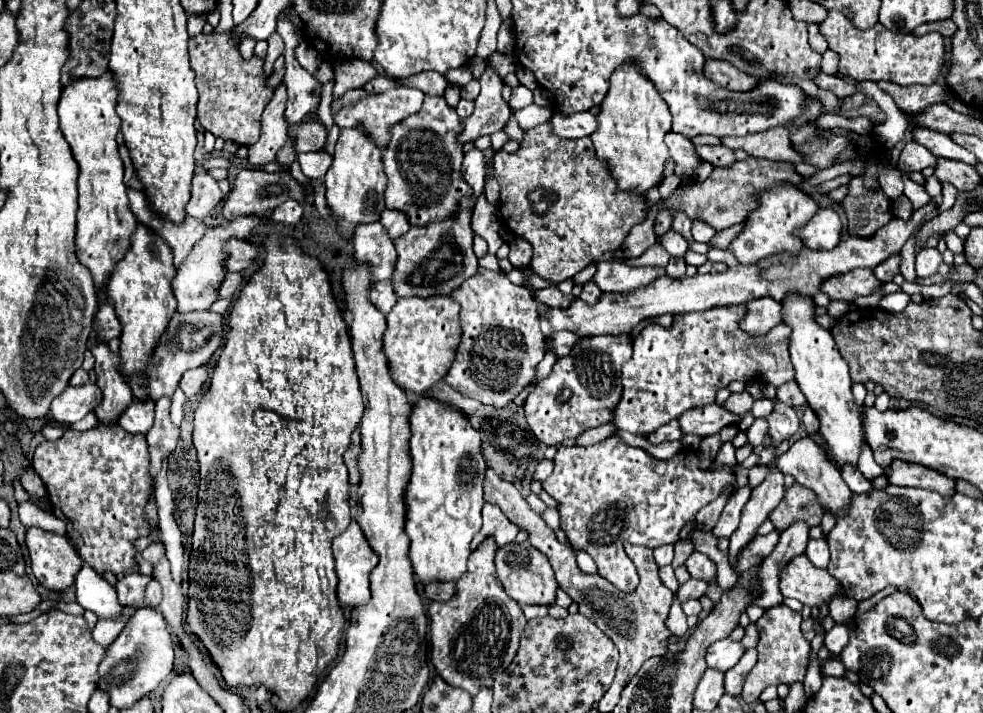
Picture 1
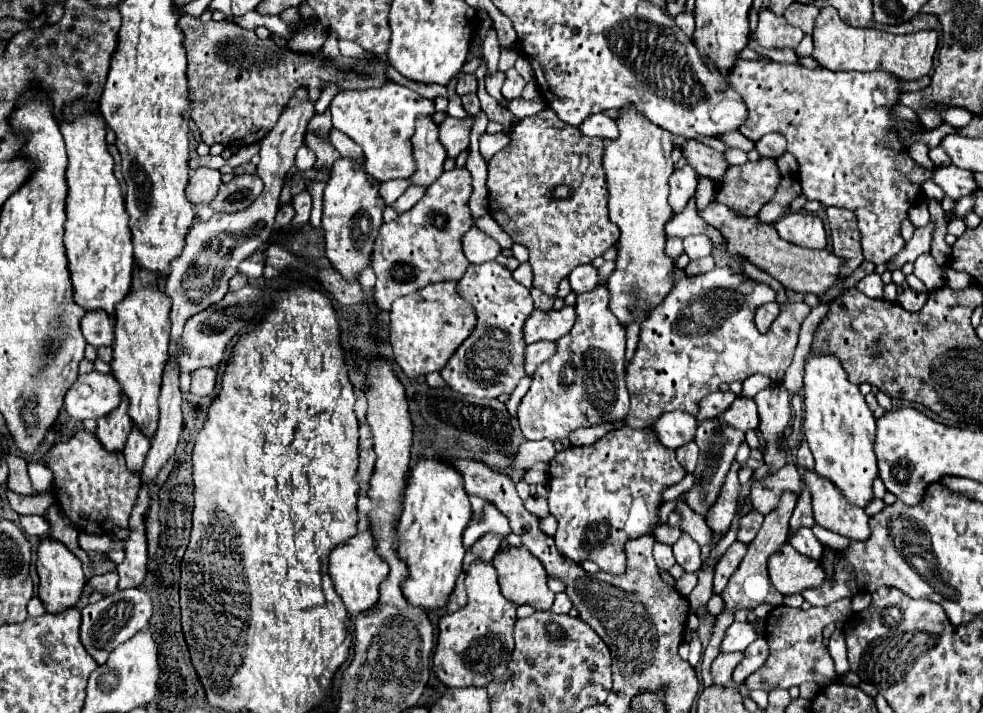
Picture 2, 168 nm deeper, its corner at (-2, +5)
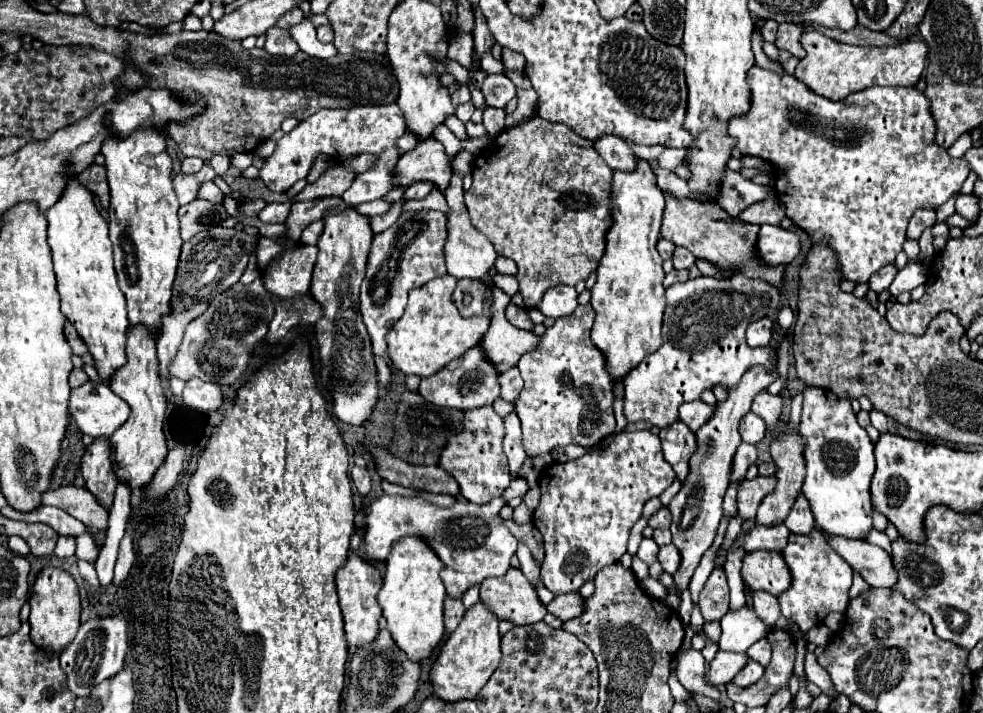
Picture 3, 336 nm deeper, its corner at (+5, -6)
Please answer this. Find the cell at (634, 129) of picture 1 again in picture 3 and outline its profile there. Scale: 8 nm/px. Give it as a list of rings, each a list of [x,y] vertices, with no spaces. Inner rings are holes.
[[[636,160],[636,168],[632,172],[614,172],[612,178],[612,226],[606,232],[606,252],[598,266],[598,280],[592,288],[592,308],[596,312],[596,320],[592,326],[592,342],[606,354],[608,360],[608,372],[614,380],[622,378],[628,370],[636,368],[648,354],[656,352],[662,344],[660,328],[662,328],[662,316],[666,308],[664,300],[664,270],[662,270],[662,258],[656,250],[656,244],[660,240],[660,226],[662,226],[662,214],[664,214],[664,192],[656,184],[656,174],[652,172],[652,166],[648,160]]]

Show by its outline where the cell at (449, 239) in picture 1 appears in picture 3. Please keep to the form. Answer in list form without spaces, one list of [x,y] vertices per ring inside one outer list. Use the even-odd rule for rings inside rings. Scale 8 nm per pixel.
[[[420,210],[402,212],[396,224],[380,232],[372,240],[368,256],[368,272],[360,290],[360,312],[368,334],[372,338],[374,354],[386,358],[386,334],[392,324],[402,316],[408,292],[424,286],[428,280],[446,274],[444,264],[444,240],[448,238],[448,218],[442,212]]]

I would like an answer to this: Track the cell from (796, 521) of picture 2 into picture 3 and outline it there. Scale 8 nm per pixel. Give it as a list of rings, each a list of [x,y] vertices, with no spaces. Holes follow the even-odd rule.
[[[800,494],[792,506],[792,512],[788,514],[784,526],[792,532],[792,534],[804,534],[804,532],[812,532],[816,528],[816,522],[812,520],[812,510],[808,500]]]

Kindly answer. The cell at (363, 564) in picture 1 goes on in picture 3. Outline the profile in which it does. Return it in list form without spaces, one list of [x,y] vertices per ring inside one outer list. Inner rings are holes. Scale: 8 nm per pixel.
[[[350,554],[346,564],[342,568],[338,568],[338,572],[336,572],[336,590],[338,590],[338,598],[340,598],[342,616],[344,616],[344,630],[346,630],[348,644],[352,648],[370,644],[378,634],[378,620],[380,620],[382,612],[380,612],[376,594],[380,592],[380,584],[382,584],[382,574],[378,572],[378,568],[372,562],[360,558],[356,554]]]

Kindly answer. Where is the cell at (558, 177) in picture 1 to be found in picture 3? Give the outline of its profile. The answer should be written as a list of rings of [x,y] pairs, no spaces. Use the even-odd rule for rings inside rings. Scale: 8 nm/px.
[[[536,116],[528,120],[528,124],[506,128],[474,160],[474,182],[464,196],[470,220],[492,242],[498,254],[516,262],[516,278],[520,282],[520,294],[524,296],[526,308],[534,308],[540,302],[540,296],[556,284],[576,286],[580,280],[586,280],[604,256],[610,220],[598,218],[596,210],[604,200],[606,210],[610,210],[612,168],[600,160],[592,144],[594,142],[576,136],[568,126],[552,124]]]

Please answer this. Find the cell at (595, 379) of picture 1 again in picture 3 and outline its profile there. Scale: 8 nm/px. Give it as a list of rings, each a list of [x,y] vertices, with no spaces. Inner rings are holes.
[[[578,306],[574,314],[556,320],[556,324],[544,332],[538,348],[534,352],[524,354],[516,364],[522,374],[524,388],[514,400],[514,408],[518,418],[522,420],[522,444],[528,456],[548,454],[552,452],[552,448],[568,446],[568,444],[578,444],[588,448],[610,436],[616,428],[614,410],[612,410],[614,380],[606,370],[604,354],[590,340],[592,318],[594,312],[590,306]]]

